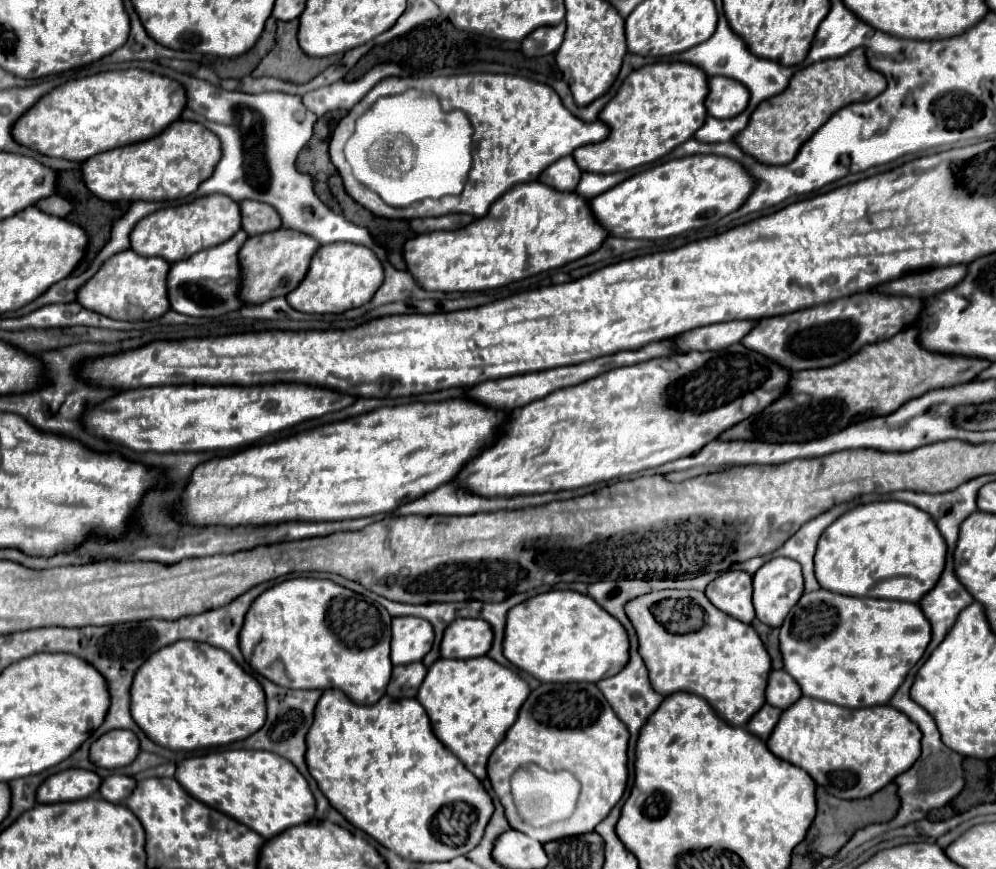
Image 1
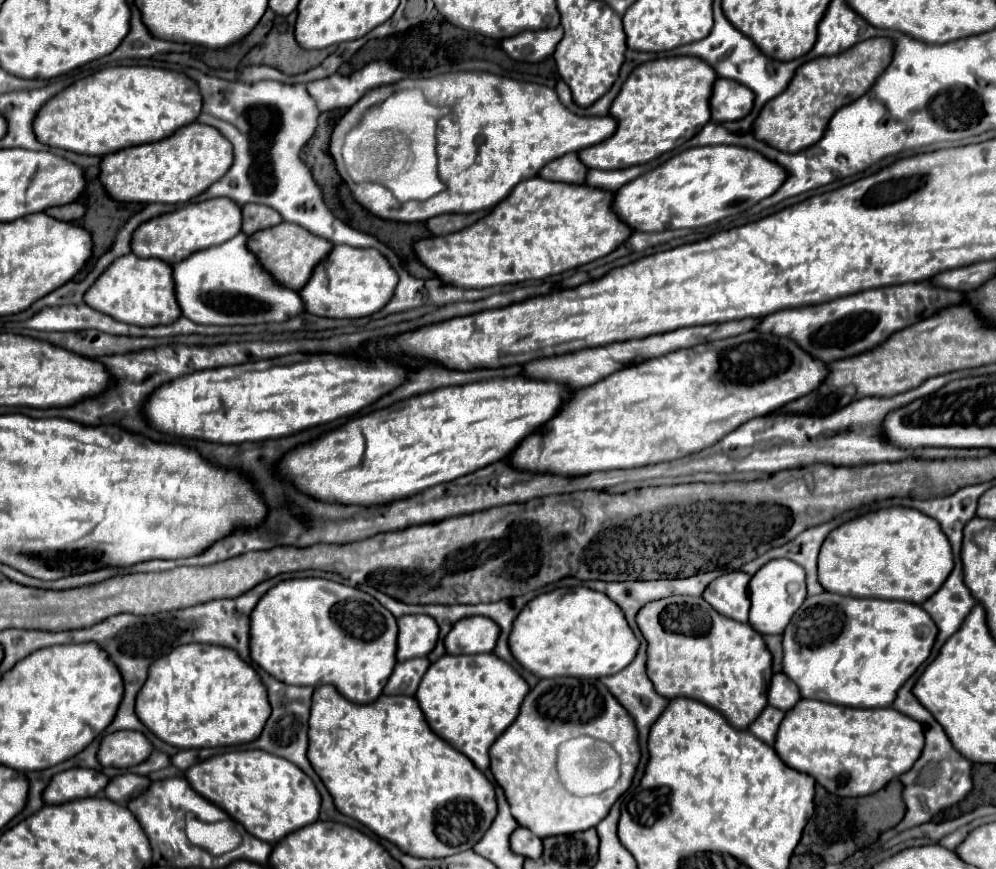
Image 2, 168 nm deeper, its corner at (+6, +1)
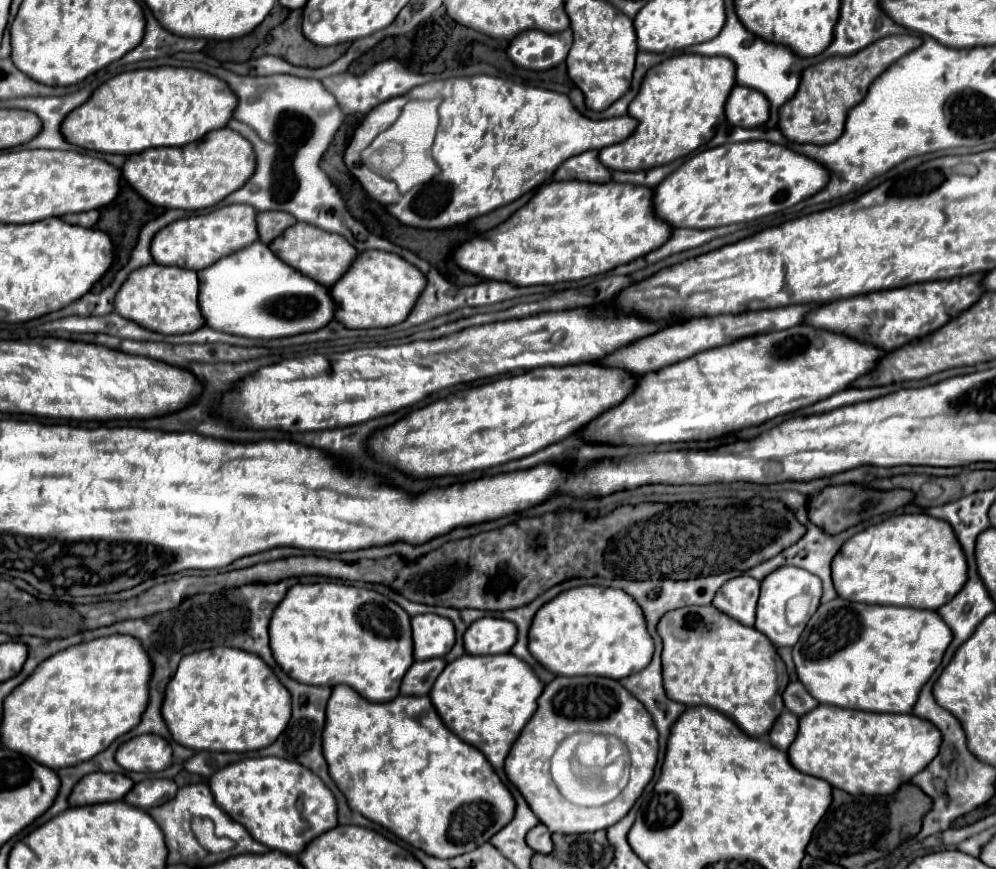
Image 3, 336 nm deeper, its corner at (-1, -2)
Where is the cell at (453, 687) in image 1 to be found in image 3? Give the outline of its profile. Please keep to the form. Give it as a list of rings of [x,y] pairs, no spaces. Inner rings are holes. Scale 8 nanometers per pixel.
[[[464,653],[456,661],[448,663],[446,669],[440,673],[438,681],[434,683],[434,687],[430,691],[430,699],[432,699],[438,715],[442,717],[444,725],[454,735],[458,735],[464,743],[478,747],[486,755],[486,759],[492,763],[494,769],[502,769],[512,743],[516,741],[516,737],[520,735],[524,725],[530,721],[530,717],[534,715],[534,711],[538,707],[536,699],[540,697],[542,689],[544,689],[544,683],[536,677],[532,667],[512,653],[504,653],[504,655],[468,655],[468,653]]]

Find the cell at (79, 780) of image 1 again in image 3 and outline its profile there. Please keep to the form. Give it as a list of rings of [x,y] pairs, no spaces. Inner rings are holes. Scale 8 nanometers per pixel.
[[[90,773],[74,787],[70,795],[70,807],[122,801],[132,787],[134,781],[122,773]]]

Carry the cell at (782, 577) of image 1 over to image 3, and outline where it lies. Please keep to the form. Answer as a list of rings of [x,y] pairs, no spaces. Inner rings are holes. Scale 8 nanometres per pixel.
[[[782,567],[782,569],[772,571],[762,581],[762,591],[760,591],[760,599],[758,599],[756,625],[754,627],[760,633],[764,633],[776,647],[794,647],[800,633],[802,633],[802,627],[790,627],[786,623],[786,601],[800,595],[800,593],[806,593],[810,597],[810,615],[816,613],[816,609],[820,605],[820,597],[822,597],[822,583],[810,571],[800,569],[800,567]]]

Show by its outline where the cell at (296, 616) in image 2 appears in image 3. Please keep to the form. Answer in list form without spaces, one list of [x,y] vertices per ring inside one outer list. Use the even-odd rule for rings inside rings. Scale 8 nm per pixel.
[[[342,583],[294,585],[274,611],[270,621],[270,647],[276,663],[292,677],[308,685],[350,685],[368,701],[390,701],[398,695],[402,677],[414,663],[410,615],[390,597]]]

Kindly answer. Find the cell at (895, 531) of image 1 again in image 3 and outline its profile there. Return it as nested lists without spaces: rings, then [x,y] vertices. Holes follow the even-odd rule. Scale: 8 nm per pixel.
[[[906,513],[848,539],[834,557],[832,579],[844,599],[936,611],[964,587],[968,565],[950,523],[924,513]]]

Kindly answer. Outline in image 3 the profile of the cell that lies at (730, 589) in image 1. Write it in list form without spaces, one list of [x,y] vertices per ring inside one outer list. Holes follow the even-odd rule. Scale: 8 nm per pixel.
[[[748,575],[734,577],[718,589],[712,605],[724,611],[726,615],[734,617],[742,625],[754,625],[758,593],[760,593],[760,581]]]

